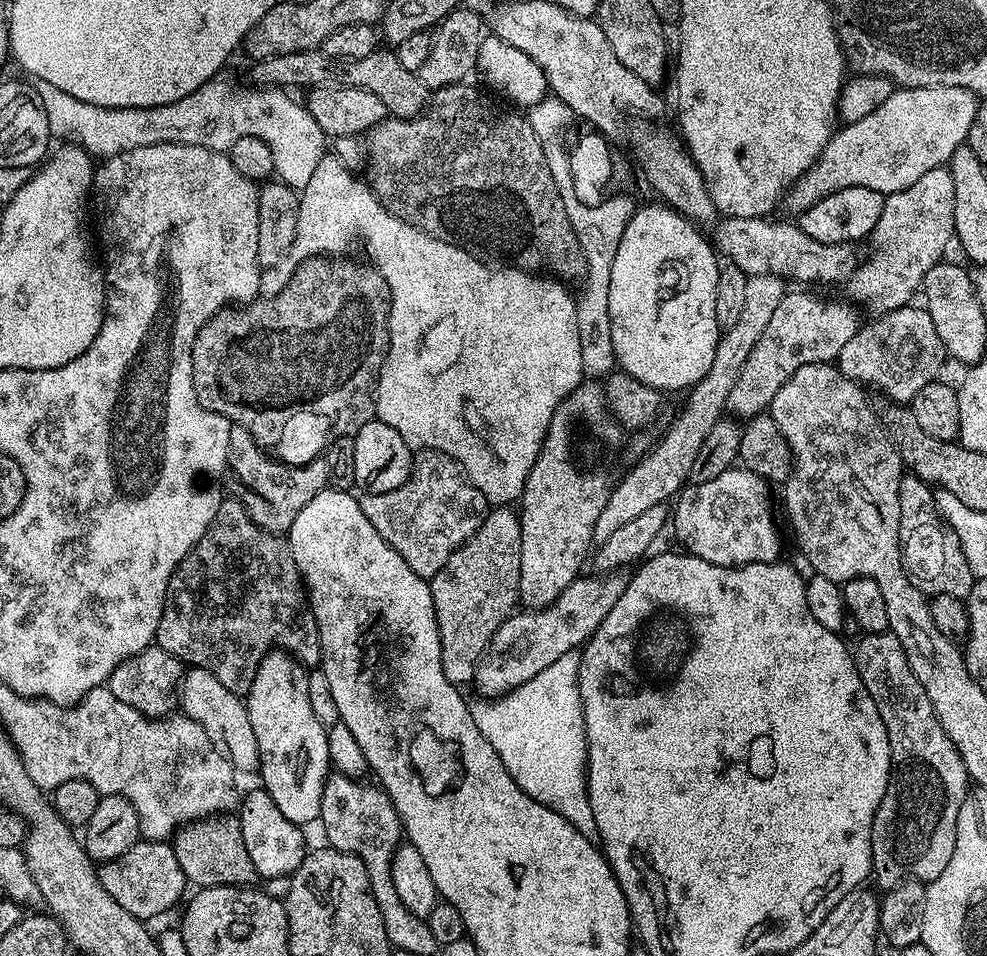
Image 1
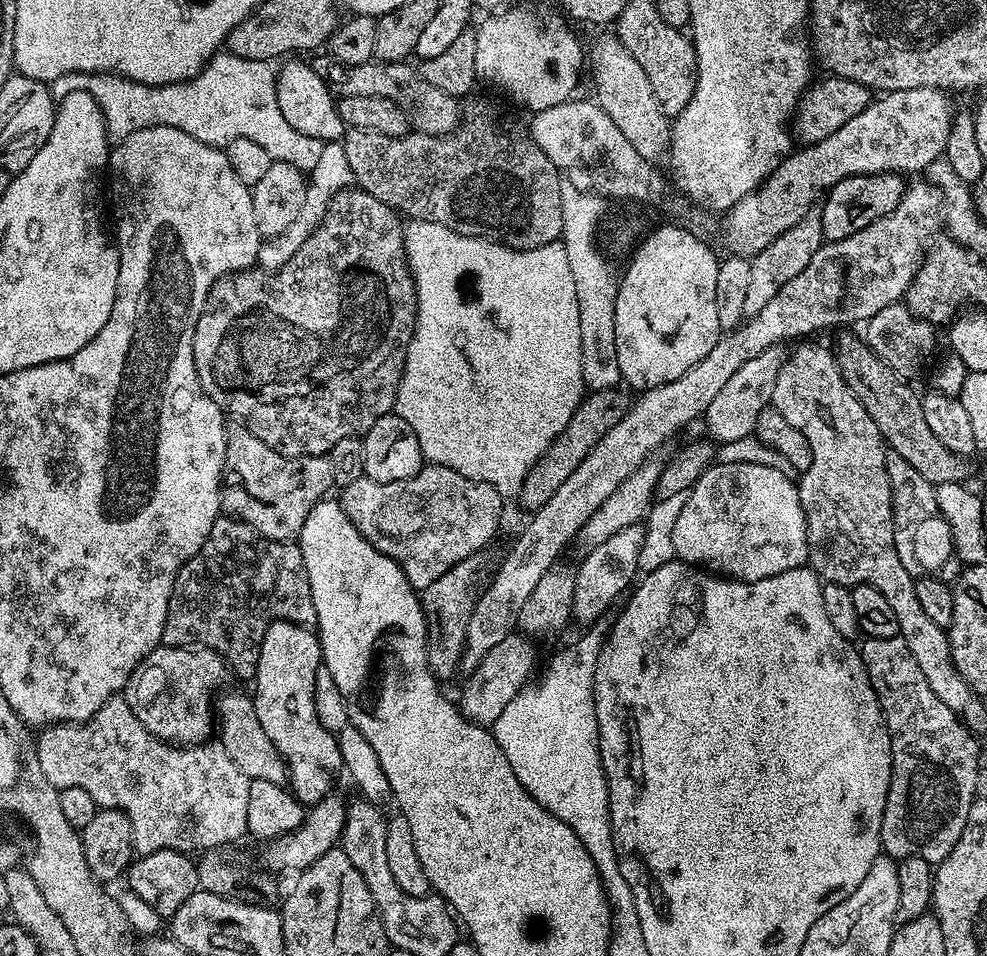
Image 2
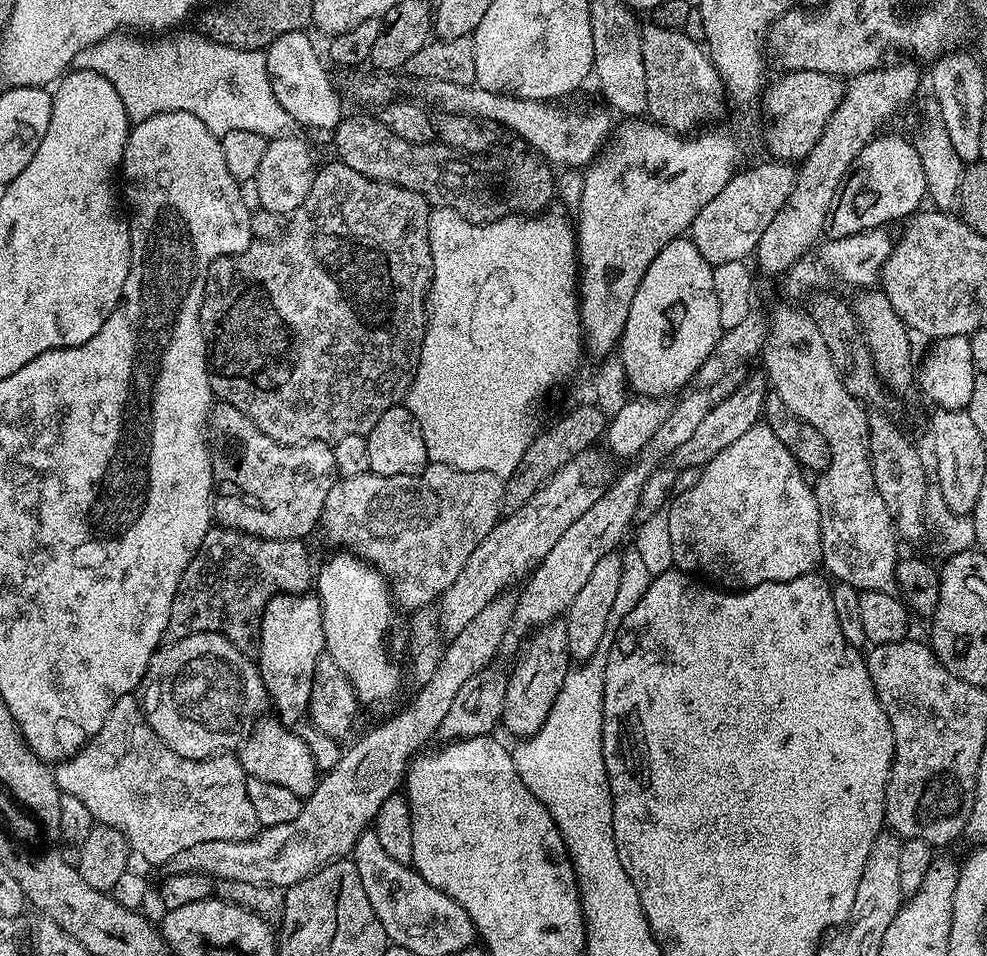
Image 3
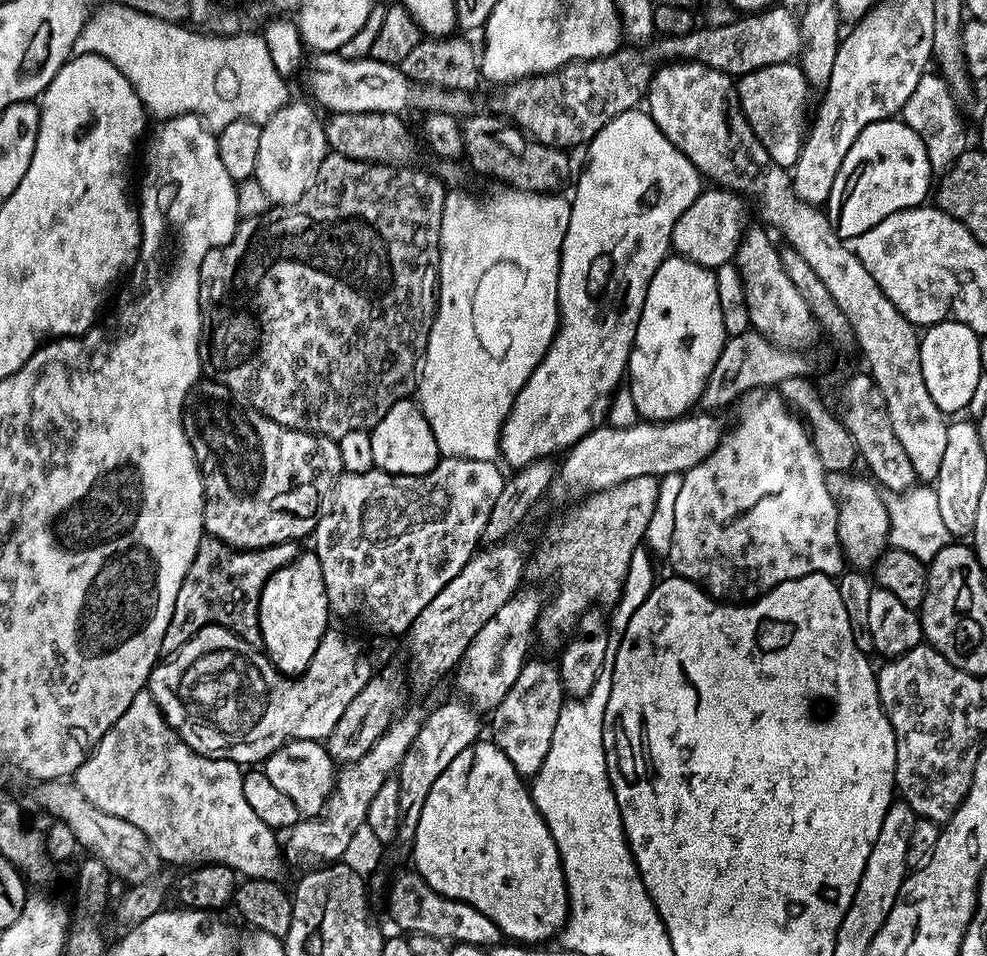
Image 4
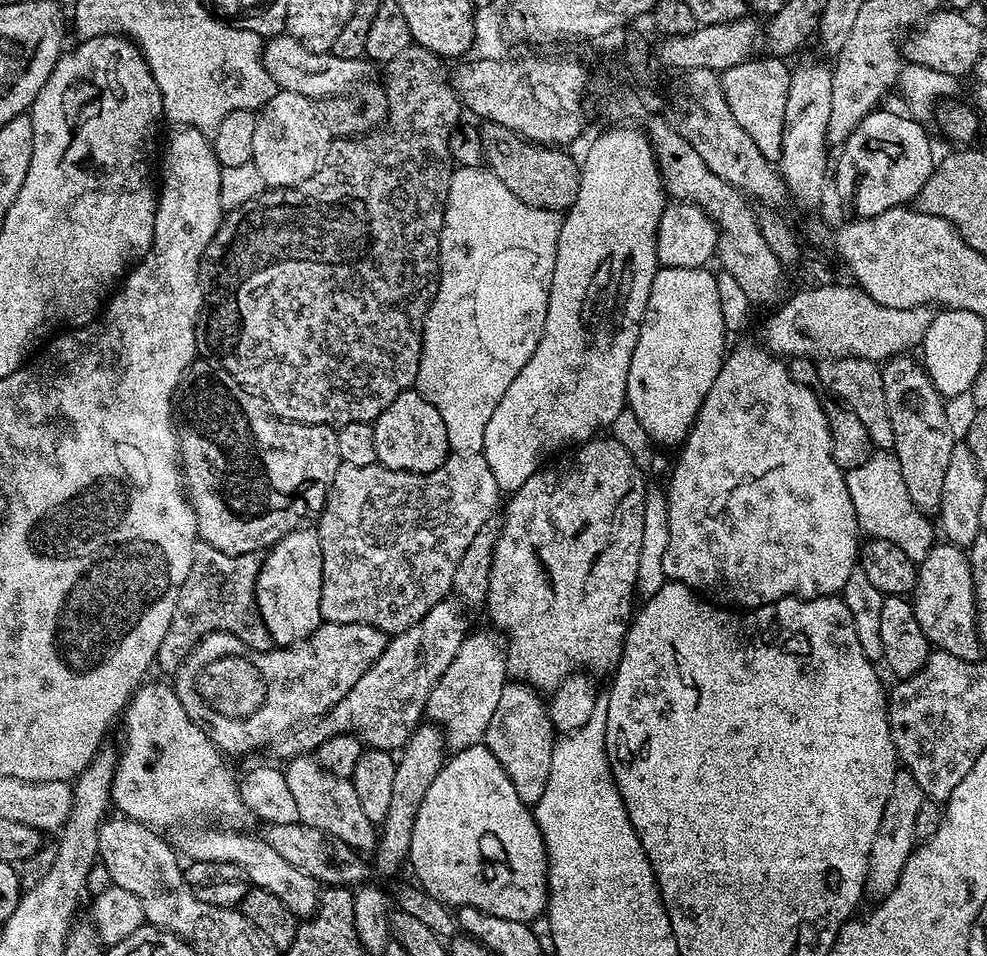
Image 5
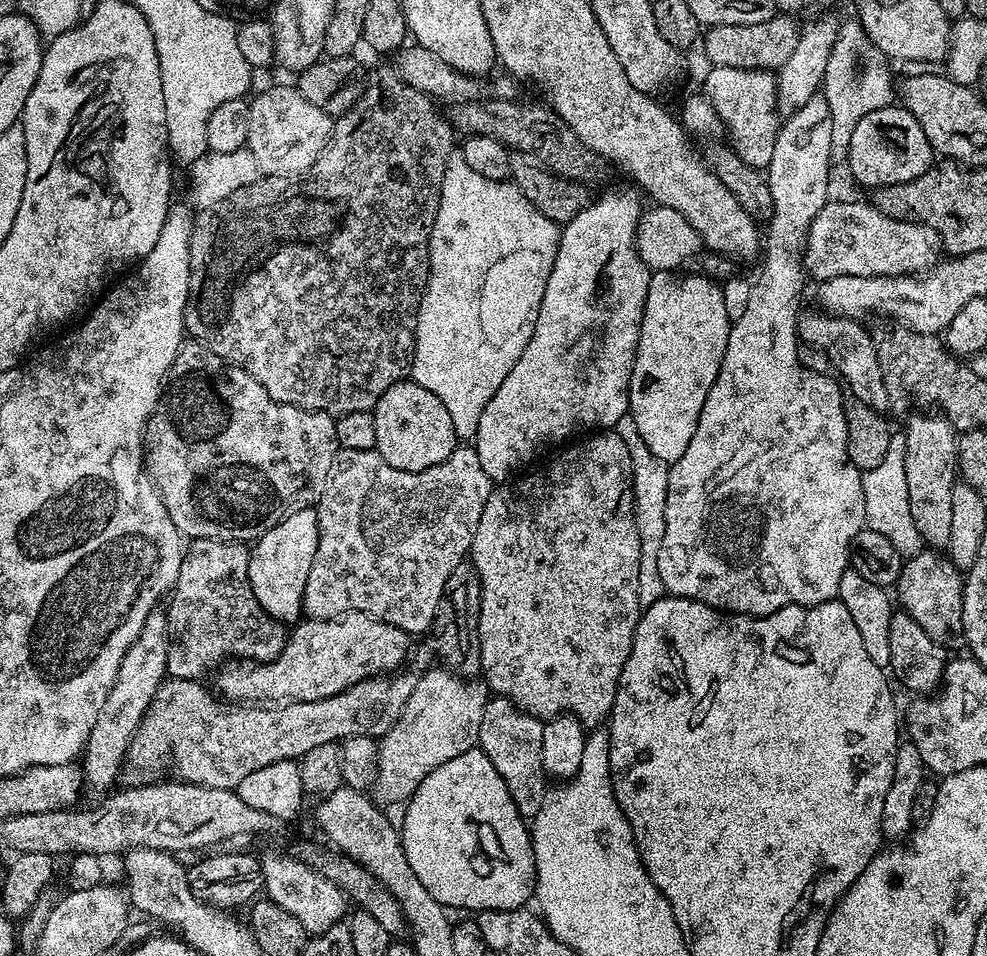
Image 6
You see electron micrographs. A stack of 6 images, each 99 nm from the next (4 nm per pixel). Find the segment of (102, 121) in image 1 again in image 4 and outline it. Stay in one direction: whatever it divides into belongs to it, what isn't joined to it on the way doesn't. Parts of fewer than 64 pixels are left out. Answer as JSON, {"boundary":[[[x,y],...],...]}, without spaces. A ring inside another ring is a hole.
{"boundary":[[[120,2],[104,4],[101,8],[99,5],[93,11],[82,26],[82,34],[78,34],[78,42],[74,42],[72,56],[98,54],[114,62],[114,66],[118,66],[118,70],[122,70],[122,74],[126,74],[134,86],[138,98],[144,103],[145,112],[157,121],[190,115],[199,116],[213,130],[225,128],[230,126],[230,122],[239,120],[261,125],[290,102],[289,81],[275,68],[263,35],[248,35],[252,34],[210,36],[191,26],[154,18],[137,8],[131,8],[126,2]]]}

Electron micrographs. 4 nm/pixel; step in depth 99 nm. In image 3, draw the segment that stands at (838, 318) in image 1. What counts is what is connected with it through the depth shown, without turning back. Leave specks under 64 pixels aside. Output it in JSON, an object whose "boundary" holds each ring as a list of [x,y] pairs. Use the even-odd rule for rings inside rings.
{"boundary":[[[763,375],[752,376],[749,380],[741,379],[733,392],[722,402],[718,402],[702,418],[702,422],[694,429],[694,434],[688,442],[678,446],[676,452],[673,452],[670,460],[677,469],[693,468],[699,470],[714,458],[714,454],[722,454],[726,446],[731,446],[733,442],[738,442],[746,430],[750,430],[755,424],[761,423],[762,413],[764,411],[764,398],[766,395],[766,380]]]}

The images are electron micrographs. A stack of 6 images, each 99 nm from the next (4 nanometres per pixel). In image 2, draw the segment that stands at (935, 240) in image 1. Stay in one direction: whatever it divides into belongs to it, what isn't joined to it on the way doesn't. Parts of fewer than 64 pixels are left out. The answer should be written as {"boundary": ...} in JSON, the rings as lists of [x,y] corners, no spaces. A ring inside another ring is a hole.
{"boundary":[[[927,179],[913,180],[916,181],[905,187],[898,206],[894,206],[890,214],[879,216],[870,222],[870,226],[858,230],[858,234],[850,234],[850,238],[821,244],[800,274],[794,274],[794,278],[790,278],[790,282],[786,282],[786,286],[782,286],[782,290],[778,290],[778,294],[774,294],[774,298],[770,298],[758,314],[747,317],[733,330],[725,331],[710,354],[706,354],[702,362],[690,366],[682,378],[641,391],[633,399],[626,415],[600,439],[599,444],[588,451],[574,474],[570,474],[570,478],[554,490],[554,498],[531,513],[532,521],[513,542],[492,582],[477,597],[467,623],[466,642],[460,660],[463,673],[471,673],[491,648],[517,629],[518,614],[522,606],[526,606],[526,598],[530,598],[534,586],[538,586],[538,582],[559,561],[556,559],[560,551],[579,537],[590,514],[594,514],[594,510],[598,510],[602,502],[606,502],[606,498],[610,498],[610,494],[614,494],[614,490],[618,490],[618,486],[622,486],[622,482],[638,470],[642,461],[657,451],[659,444],[666,443],[683,424],[699,421],[710,402],[714,402],[718,390],[730,382],[742,362],[784,342],[780,340],[794,342],[811,337],[808,336],[811,332],[820,332],[823,328],[859,325],[874,318],[878,310],[886,310],[886,306],[905,299],[924,261],[926,246],[932,243],[939,233],[936,231],[942,228],[939,190]]]}

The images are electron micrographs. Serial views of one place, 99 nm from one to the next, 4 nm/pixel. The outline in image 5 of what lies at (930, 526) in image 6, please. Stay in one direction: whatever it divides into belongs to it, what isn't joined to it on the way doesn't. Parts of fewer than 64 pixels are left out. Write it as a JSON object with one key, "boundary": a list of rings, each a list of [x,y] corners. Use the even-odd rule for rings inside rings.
{"boundary":[[[901,354],[883,361],[880,370],[882,390],[886,390],[886,410],[894,426],[894,462],[900,467],[902,482],[906,482],[906,494],[910,494],[910,502],[914,502],[919,512],[936,514],[940,510],[946,466],[950,462],[952,447],[958,440],[952,437],[942,395],[932,384],[923,363],[910,357]]]}

